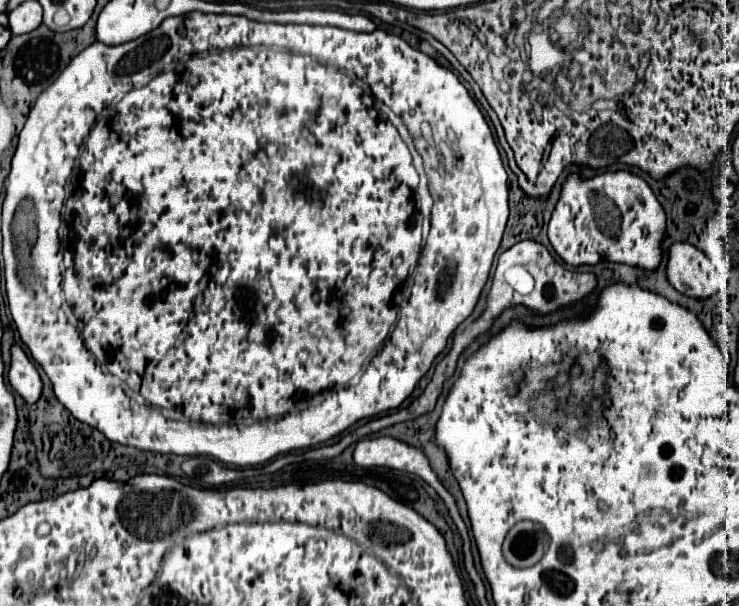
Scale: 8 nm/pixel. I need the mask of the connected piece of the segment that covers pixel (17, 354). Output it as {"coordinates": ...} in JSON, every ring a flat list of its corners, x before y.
{"coordinates":[[13,343,13,347,11,347,9,383,29,405,35,403,41,395,41,387,43,387,41,377,39,377,37,369,33,367,33,363,29,361,29,357,25,355,25,351,17,343]]}

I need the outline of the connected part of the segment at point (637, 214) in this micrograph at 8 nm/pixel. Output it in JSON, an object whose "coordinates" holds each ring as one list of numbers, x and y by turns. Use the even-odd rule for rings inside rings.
{"coordinates":[[627,169,621,171,605,171,591,179,583,179,579,173,569,173,559,201,553,209,549,221,549,241,557,255,569,265,595,265,601,259,611,259,627,265,639,265,643,269,655,269,661,261,661,239,665,235,665,213,659,205,653,189,647,181]]}

